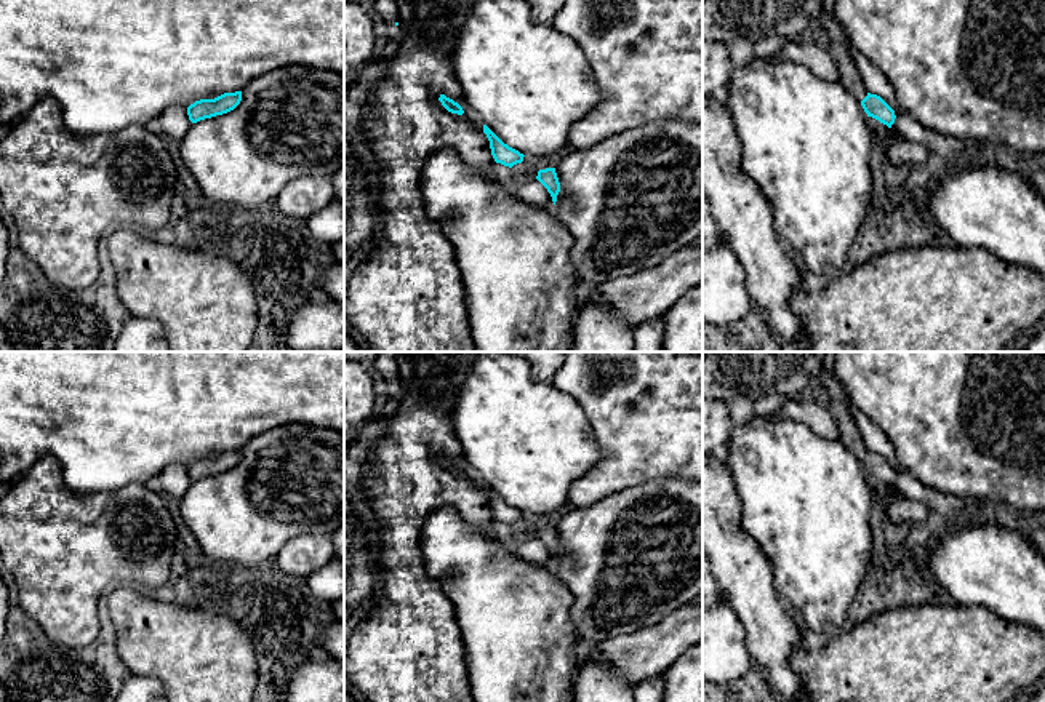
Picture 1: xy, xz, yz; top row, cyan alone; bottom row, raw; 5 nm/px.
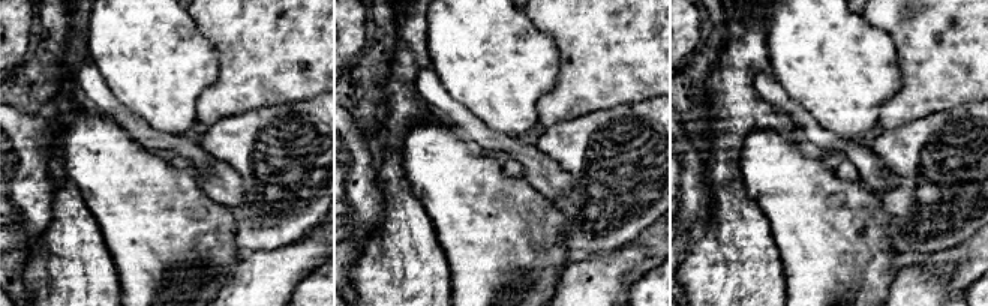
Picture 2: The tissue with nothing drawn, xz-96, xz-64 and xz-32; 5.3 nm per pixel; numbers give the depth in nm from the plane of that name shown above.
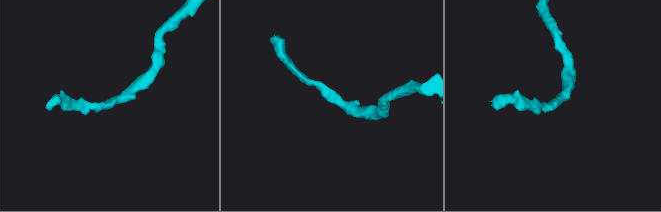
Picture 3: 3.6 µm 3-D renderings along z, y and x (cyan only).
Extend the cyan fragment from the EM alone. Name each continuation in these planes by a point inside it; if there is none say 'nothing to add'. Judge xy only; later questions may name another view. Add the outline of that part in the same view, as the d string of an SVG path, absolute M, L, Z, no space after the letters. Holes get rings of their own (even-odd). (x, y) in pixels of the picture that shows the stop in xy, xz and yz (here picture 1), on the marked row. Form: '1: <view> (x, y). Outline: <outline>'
nothing to add

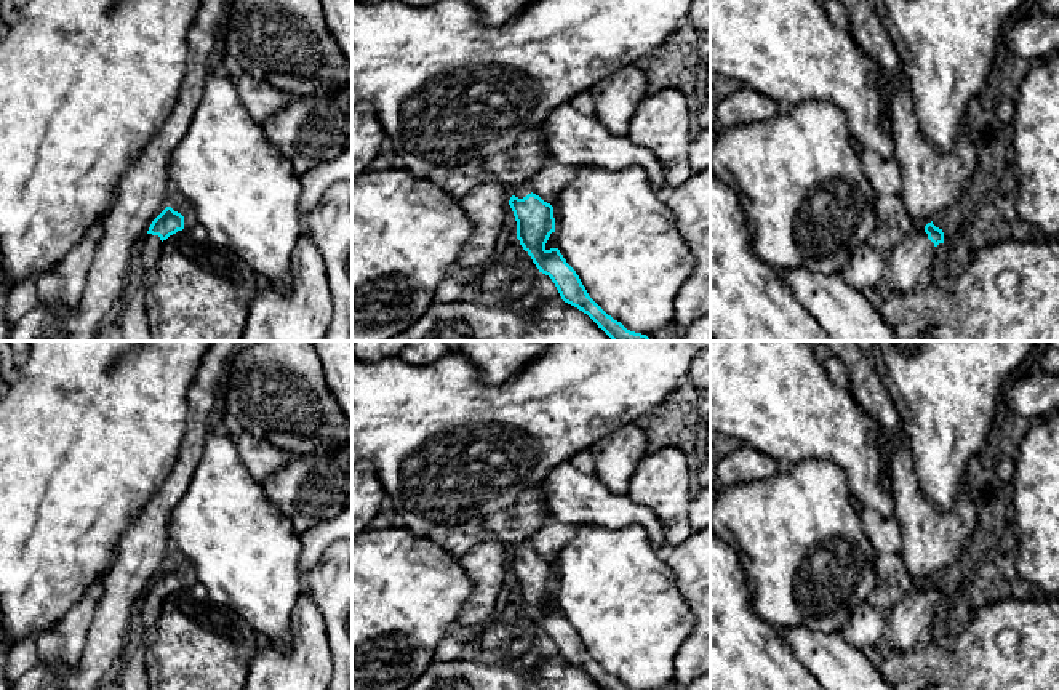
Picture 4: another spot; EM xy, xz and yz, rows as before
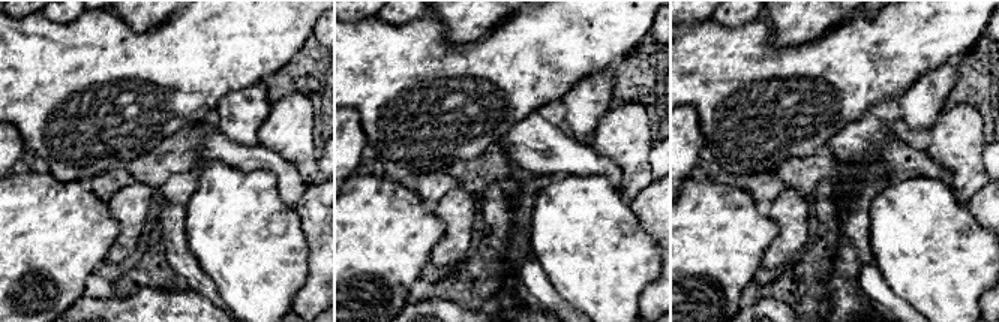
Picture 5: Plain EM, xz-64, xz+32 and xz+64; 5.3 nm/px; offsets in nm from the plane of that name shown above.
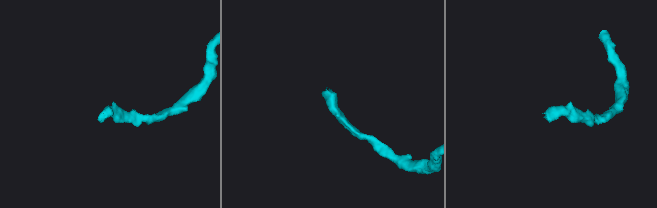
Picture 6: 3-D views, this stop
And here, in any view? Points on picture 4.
1: yz (911, 264). Outline: M915 226L886 256L885 285L904 293L926 287L936 269L934 251L936 247L928 239L925 226Z

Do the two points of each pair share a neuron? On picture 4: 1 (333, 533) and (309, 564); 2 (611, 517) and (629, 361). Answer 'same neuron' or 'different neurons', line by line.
1: same neuron
2: different neurons

